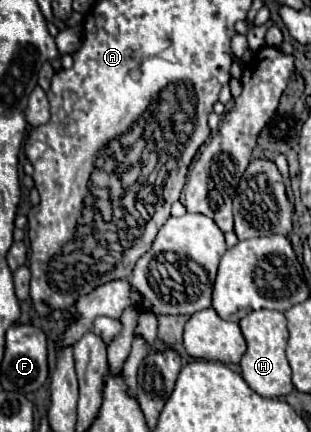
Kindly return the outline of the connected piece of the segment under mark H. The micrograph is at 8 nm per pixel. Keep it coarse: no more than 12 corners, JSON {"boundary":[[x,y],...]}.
{"boundary":[[254,310],[240,320],[244,382],[260,396],[294,390],[286,316]]}

